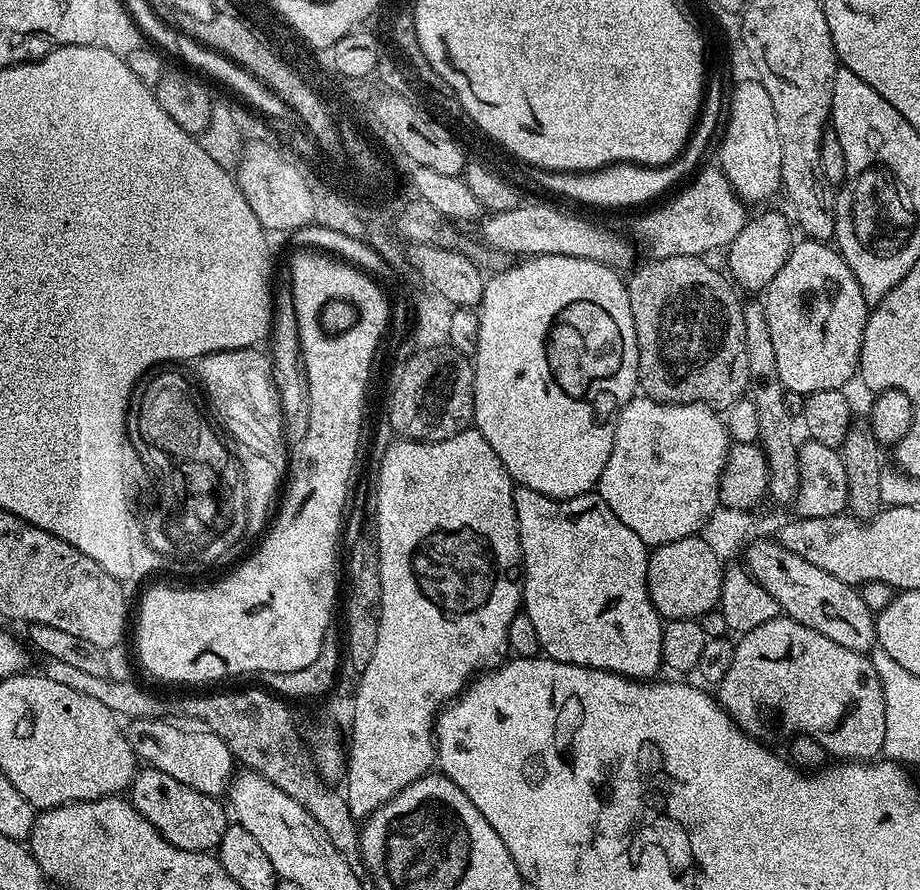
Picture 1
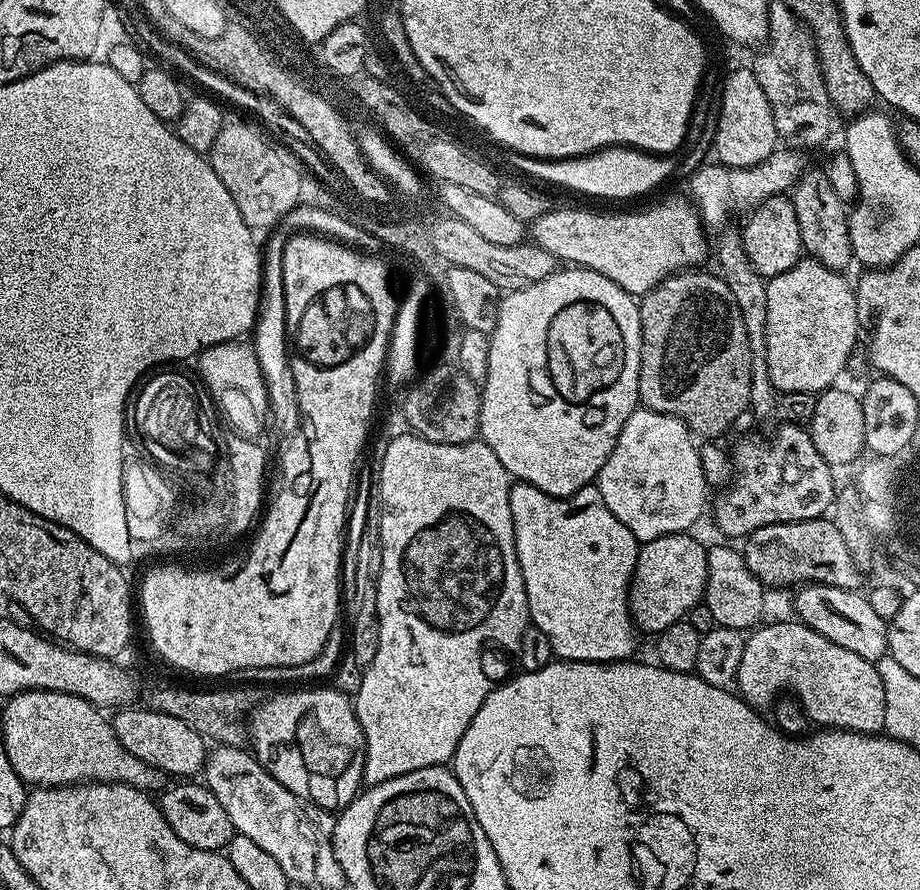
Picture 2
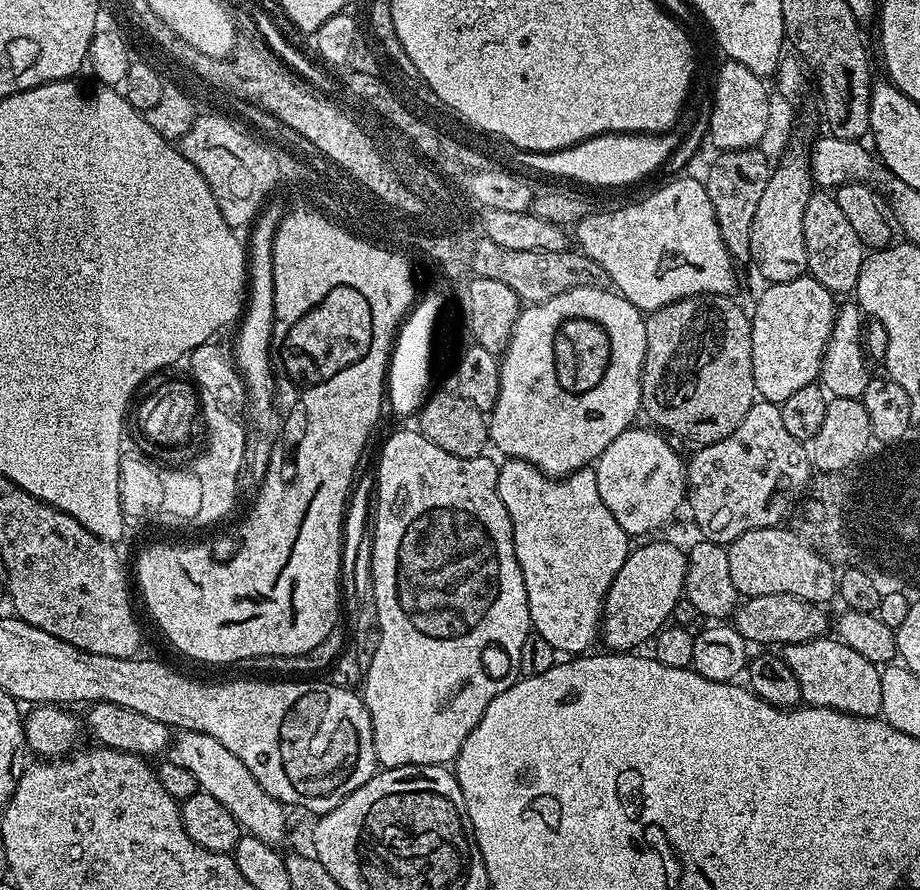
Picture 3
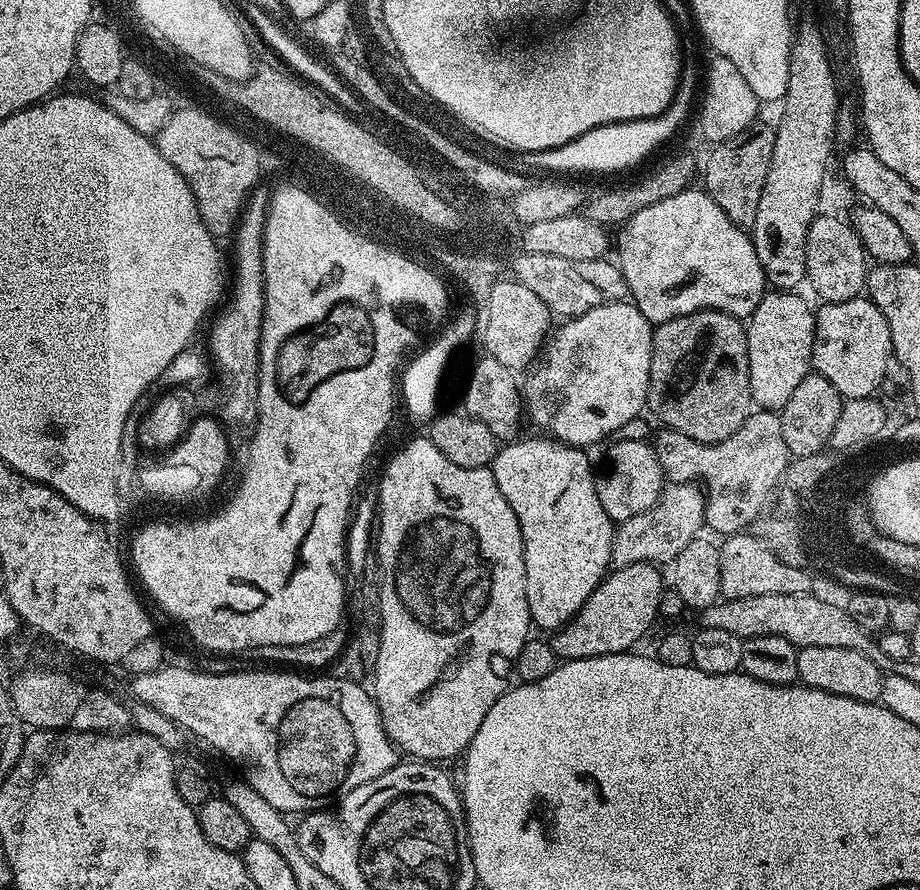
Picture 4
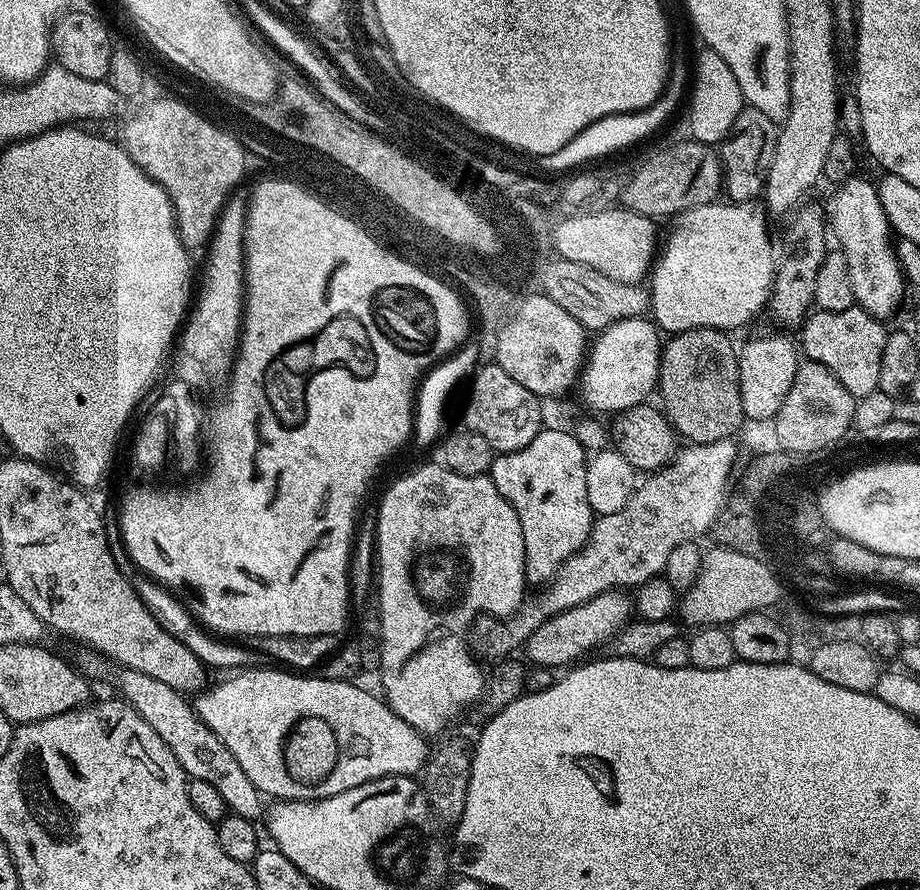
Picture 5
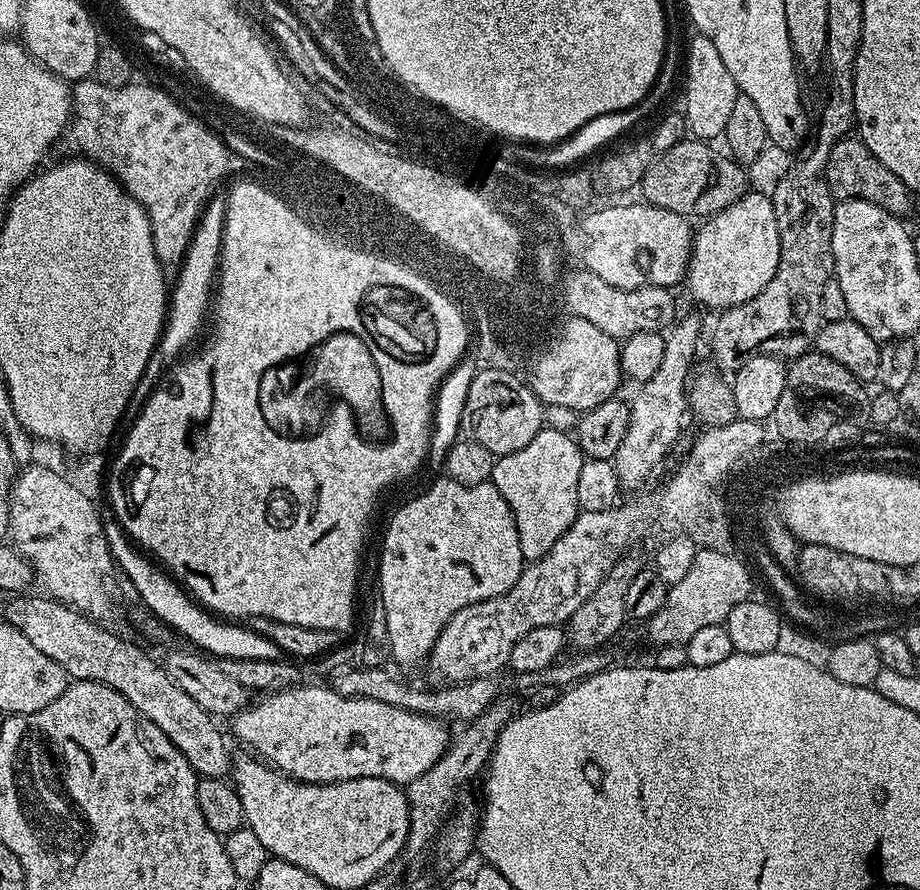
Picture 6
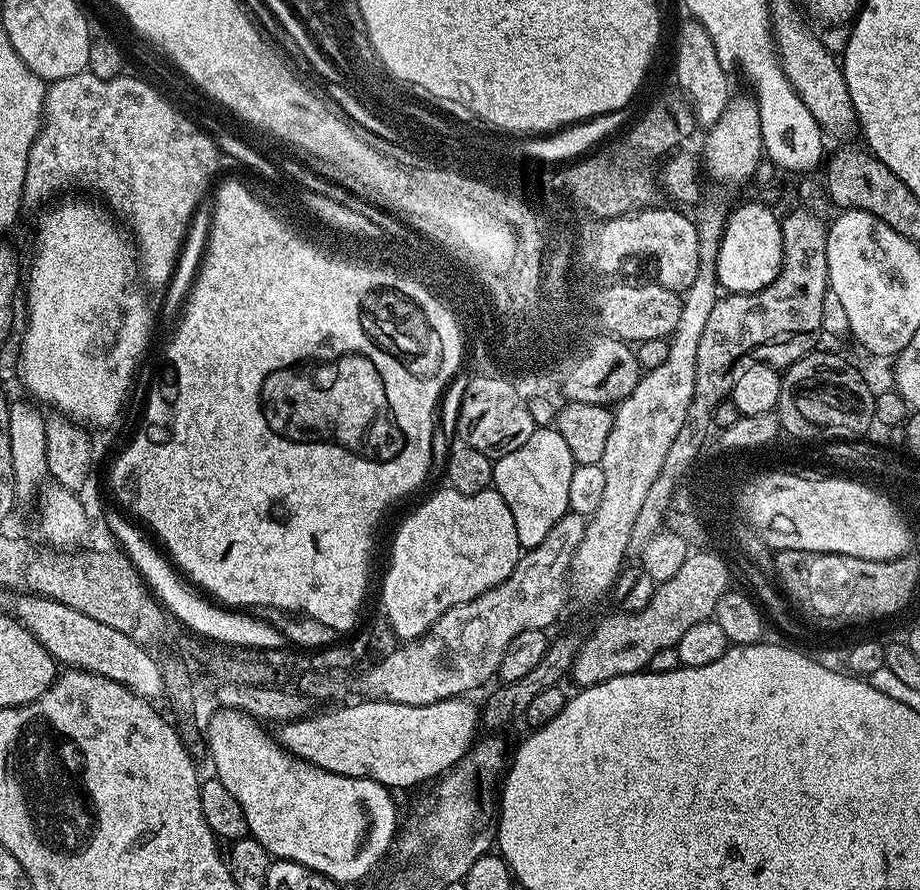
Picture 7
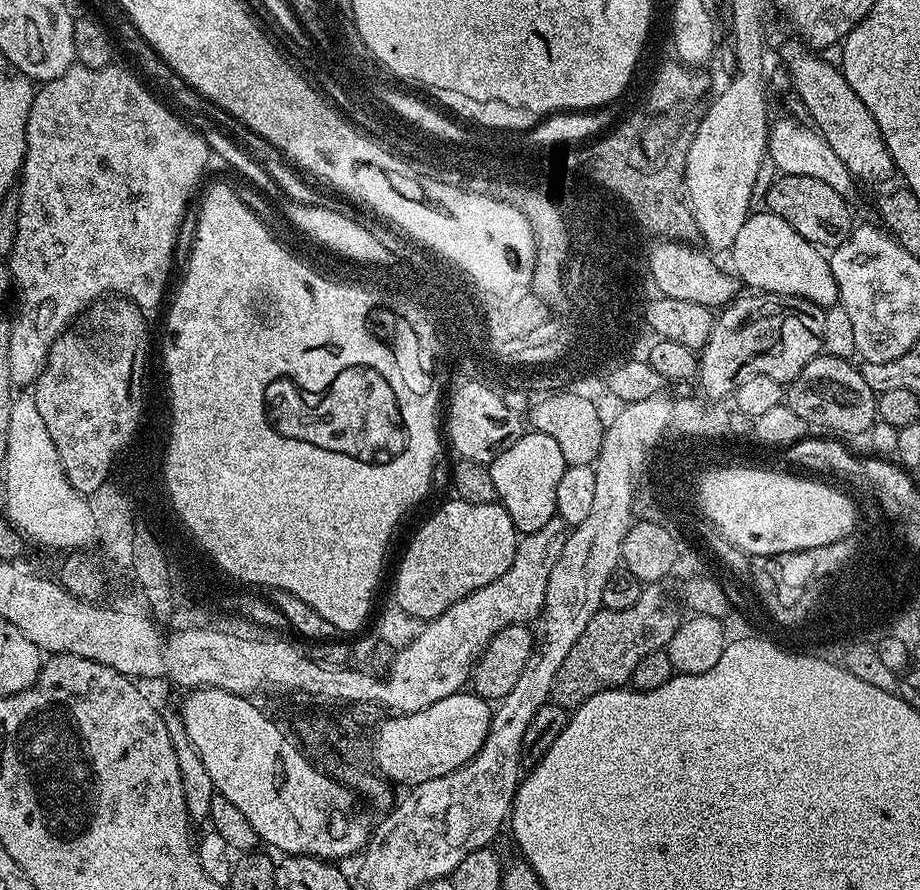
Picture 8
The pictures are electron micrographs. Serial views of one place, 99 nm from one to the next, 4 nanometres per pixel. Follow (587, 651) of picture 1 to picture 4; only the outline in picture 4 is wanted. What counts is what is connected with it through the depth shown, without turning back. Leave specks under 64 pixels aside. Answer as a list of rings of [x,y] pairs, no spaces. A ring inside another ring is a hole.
[[[540,438],[544,440],[520,440],[513,439],[505,443],[497,451],[495,458],[490,465],[494,474],[494,482],[498,482],[498,490],[502,490],[506,502],[510,502],[510,510],[514,510],[514,518],[518,518],[518,526],[522,530],[522,546],[524,547],[524,561],[526,562],[526,602],[532,615],[532,623],[538,629],[549,628],[555,630],[569,624],[582,610],[586,598],[597,588],[609,571],[612,564],[612,538],[614,535],[614,521],[602,510],[602,502],[598,502],[598,492],[596,490],[596,476],[592,472],[592,464],[588,461],[588,452],[574,448],[570,444],[562,444],[558,440],[551,438]]]

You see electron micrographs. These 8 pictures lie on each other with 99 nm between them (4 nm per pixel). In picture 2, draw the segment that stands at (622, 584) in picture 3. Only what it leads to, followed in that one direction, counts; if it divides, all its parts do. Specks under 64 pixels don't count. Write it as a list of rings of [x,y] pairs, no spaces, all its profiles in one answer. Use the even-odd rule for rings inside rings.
[[[675,532],[643,541],[632,585],[628,587],[628,611],[632,614],[633,625],[641,633],[658,634],[666,630],[666,626],[674,626],[674,622],[685,619],[692,607],[703,601],[707,577],[708,548],[700,545],[692,534]]]

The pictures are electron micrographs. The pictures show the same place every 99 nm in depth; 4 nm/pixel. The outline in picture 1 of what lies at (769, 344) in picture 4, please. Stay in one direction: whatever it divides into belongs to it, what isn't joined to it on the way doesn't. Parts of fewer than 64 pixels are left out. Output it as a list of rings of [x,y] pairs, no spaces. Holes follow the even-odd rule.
[[[797,239],[782,270],[774,274],[763,296],[766,322],[770,322],[770,338],[774,342],[774,354],[778,361],[778,378],[782,378],[785,389],[803,394],[818,390],[840,390],[851,376],[853,379],[857,375],[870,301],[862,294],[860,283],[854,278],[850,266],[846,266],[831,243]]]

